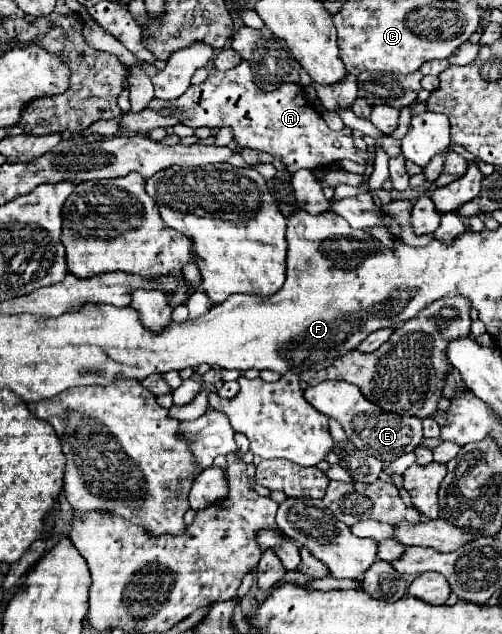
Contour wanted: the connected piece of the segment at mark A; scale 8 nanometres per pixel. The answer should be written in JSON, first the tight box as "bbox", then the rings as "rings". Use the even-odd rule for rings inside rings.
{"bbox":[122,62,366,174],"rings":[[[240,62],[236,68],[226,72],[212,68],[206,82],[200,86],[190,86],[184,96],[176,100],[154,98],[140,114],[128,112],[122,116],[122,128],[132,132],[150,132],[158,126],[166,128],[176,124],[184,124],[190,128],[228,126],[238,148],[268,152],[274,158],[280,158],[290,174],[300,168],[328,168],[330,164],[336,164],[344,158],[366,164],[354,152],[354,136],[350,128],[344,128],[340,132],[330,130],[324,118],[310,106],[304,90],[298,84],[282,84],[274,92],[260,92],[258,86],[252,82],[252,70],[248,68],[248,62]]]}

